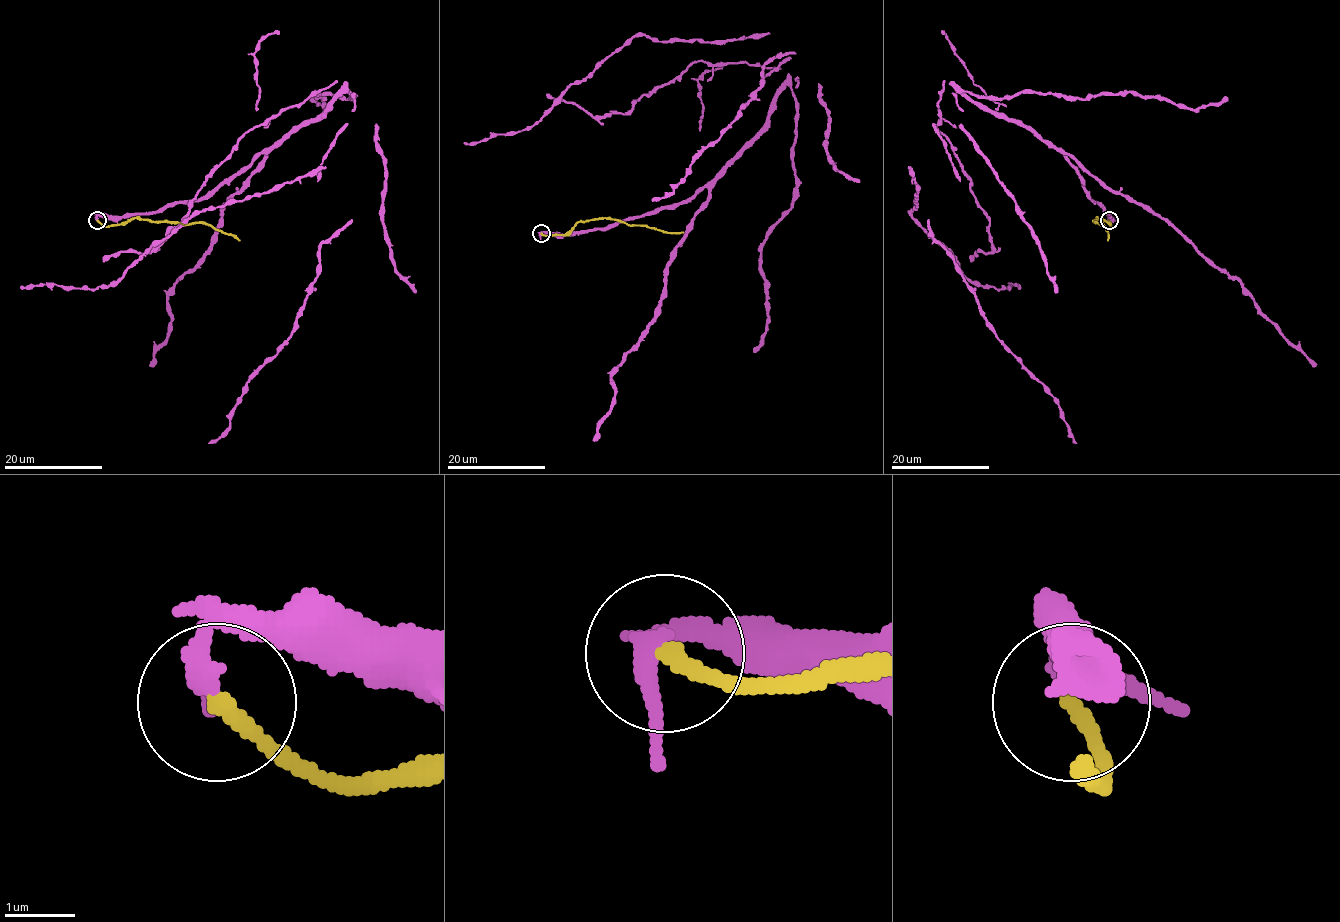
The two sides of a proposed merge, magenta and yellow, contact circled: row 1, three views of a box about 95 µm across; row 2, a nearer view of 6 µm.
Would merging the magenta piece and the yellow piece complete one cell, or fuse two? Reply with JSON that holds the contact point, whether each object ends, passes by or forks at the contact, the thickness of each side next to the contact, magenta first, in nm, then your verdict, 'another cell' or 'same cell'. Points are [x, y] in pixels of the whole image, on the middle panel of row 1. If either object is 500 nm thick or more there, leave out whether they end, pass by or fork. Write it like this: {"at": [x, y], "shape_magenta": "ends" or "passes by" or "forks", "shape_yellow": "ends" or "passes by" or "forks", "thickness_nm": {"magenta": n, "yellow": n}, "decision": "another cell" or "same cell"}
{"at": [541, 233], "shape_magenta": "passes by", "shape_yellow": "ends", "thickness_nm": {"magenta": 300, "yellow": 220}, "decision": "another cell"}

